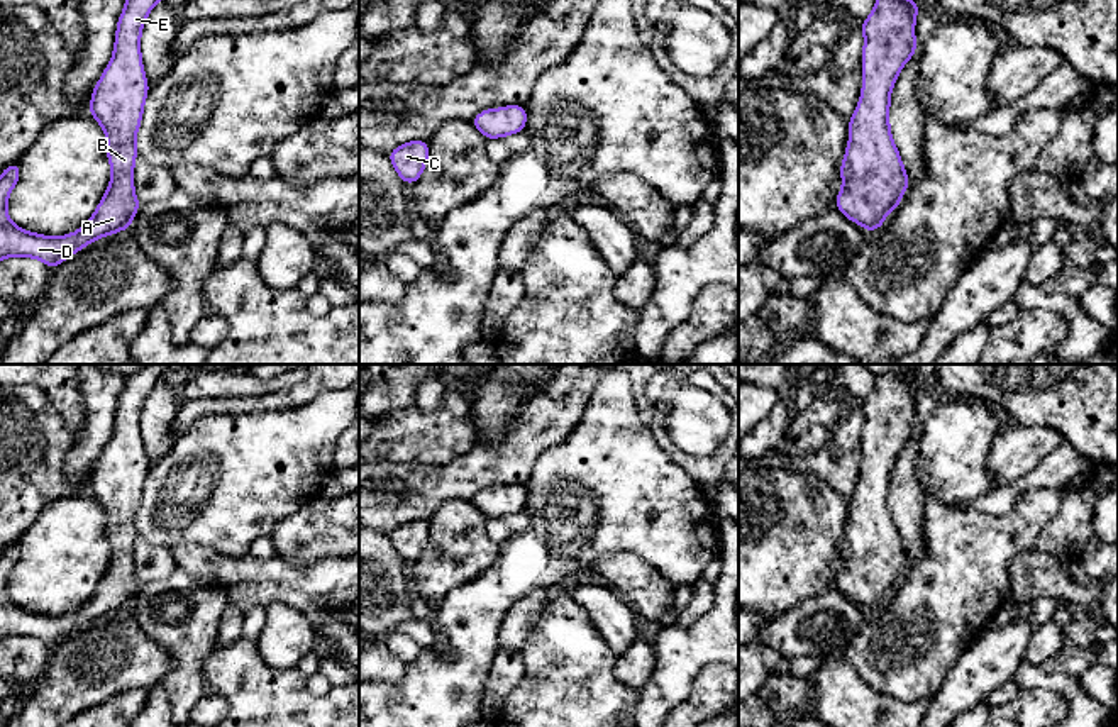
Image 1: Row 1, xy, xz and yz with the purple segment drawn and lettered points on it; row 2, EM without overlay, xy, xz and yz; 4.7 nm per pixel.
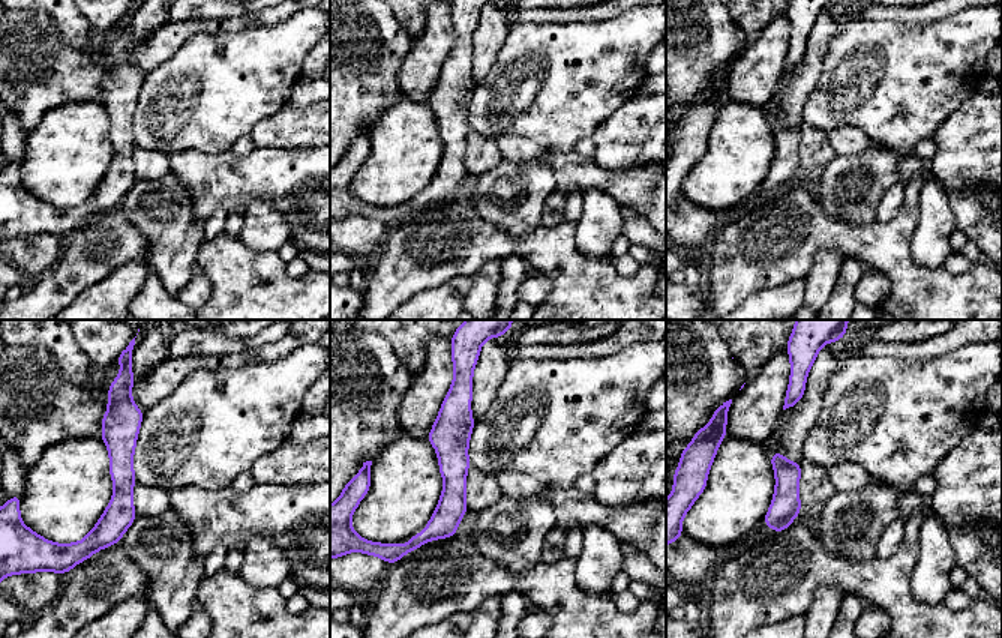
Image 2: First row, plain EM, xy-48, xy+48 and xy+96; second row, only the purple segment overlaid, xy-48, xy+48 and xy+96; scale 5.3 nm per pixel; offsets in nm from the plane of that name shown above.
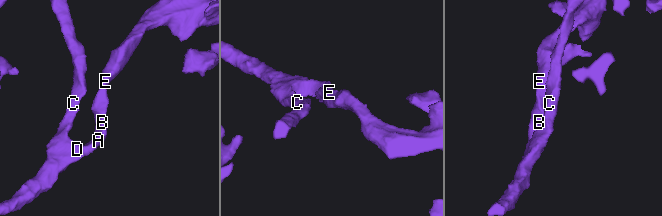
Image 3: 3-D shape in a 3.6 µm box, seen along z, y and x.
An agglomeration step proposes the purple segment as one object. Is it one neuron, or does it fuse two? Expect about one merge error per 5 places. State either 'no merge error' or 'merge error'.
no merge error

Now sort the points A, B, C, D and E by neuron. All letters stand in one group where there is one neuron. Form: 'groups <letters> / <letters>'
groups A B C D E

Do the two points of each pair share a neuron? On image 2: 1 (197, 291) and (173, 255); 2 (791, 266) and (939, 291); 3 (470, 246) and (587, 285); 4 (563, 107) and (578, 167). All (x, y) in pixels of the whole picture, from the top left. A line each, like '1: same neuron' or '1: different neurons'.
1: different neurons
2: same neuron
3: same neuron
4: different neurons

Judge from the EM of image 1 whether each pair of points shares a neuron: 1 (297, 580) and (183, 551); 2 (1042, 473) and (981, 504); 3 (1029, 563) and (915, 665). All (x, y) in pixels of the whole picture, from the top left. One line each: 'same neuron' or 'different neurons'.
1: same neuron
2: same neuron
3: different neurons

